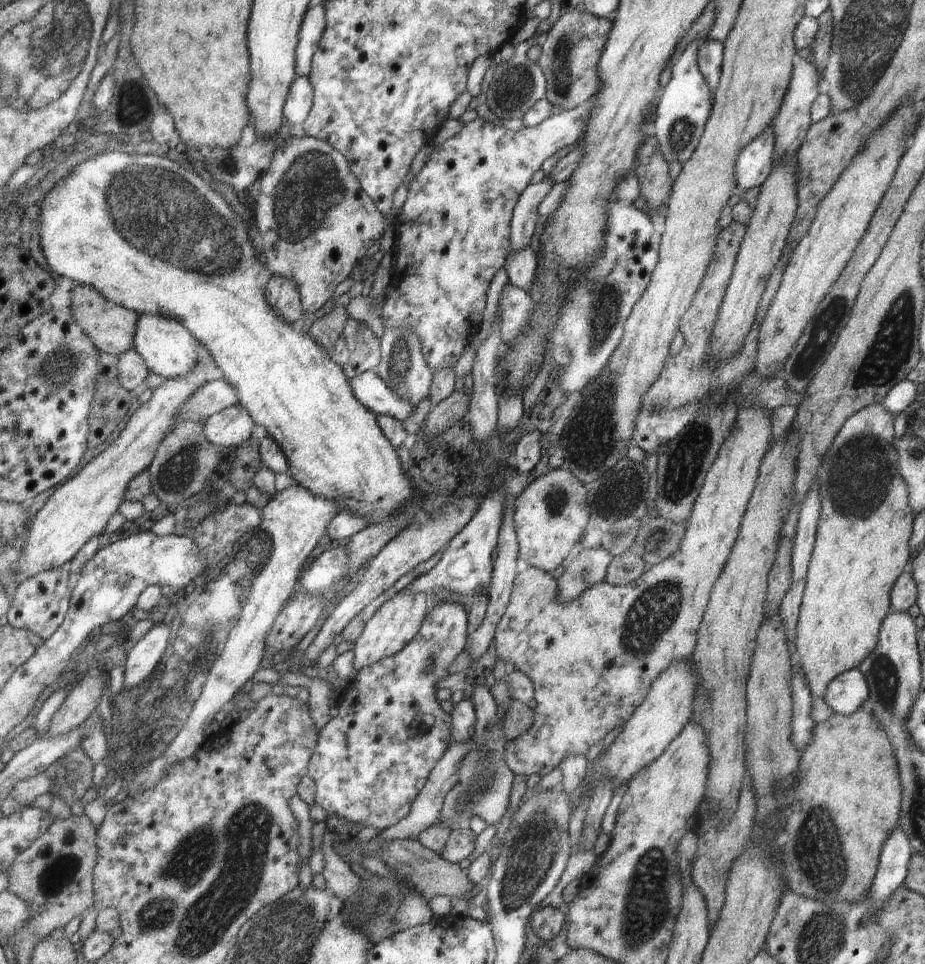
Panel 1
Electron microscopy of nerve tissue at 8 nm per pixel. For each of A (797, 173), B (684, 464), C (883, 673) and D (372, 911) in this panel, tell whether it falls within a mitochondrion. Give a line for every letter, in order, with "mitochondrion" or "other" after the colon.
A: other
B: mitochondrion
C: mitochondrion
D: mitochondrion

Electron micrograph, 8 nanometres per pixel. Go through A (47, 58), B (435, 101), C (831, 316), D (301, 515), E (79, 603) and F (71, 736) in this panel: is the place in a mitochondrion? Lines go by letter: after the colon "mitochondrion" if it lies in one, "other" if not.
A: mitochondrion
B: other
C: mitochondrion
D: other
E: other
F: other

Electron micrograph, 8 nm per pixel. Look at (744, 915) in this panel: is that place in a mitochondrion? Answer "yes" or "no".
no

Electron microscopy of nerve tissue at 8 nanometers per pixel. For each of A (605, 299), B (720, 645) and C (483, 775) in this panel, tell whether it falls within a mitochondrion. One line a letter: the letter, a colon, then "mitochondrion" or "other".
A: mitochondrion
B: other
C: mitochondrion

